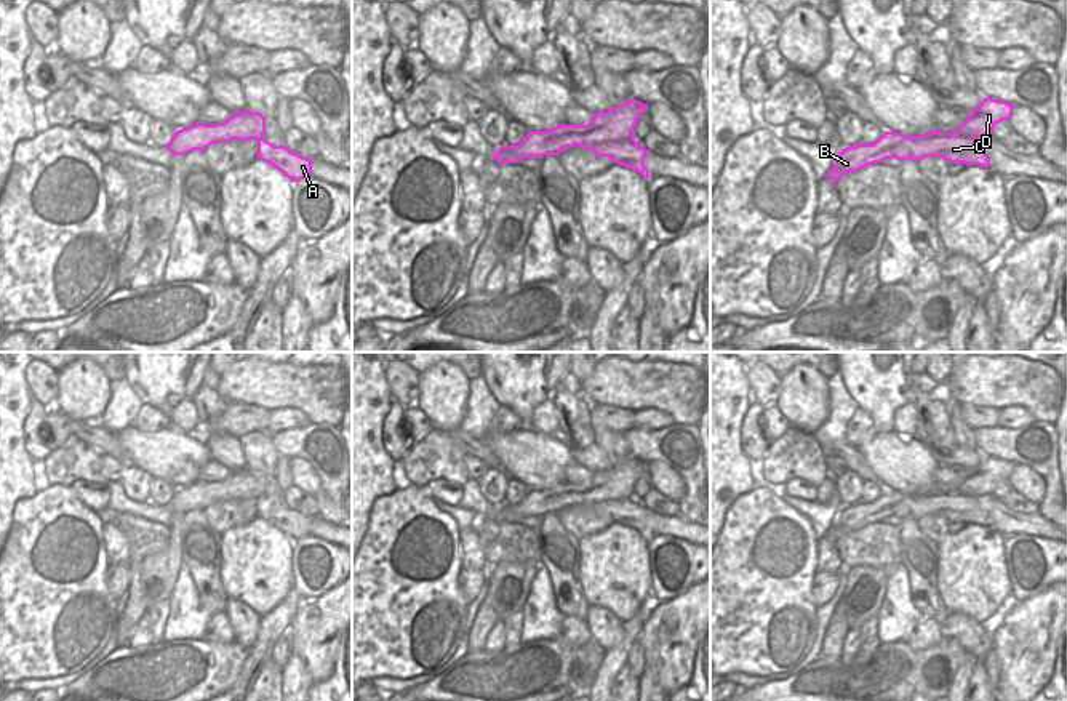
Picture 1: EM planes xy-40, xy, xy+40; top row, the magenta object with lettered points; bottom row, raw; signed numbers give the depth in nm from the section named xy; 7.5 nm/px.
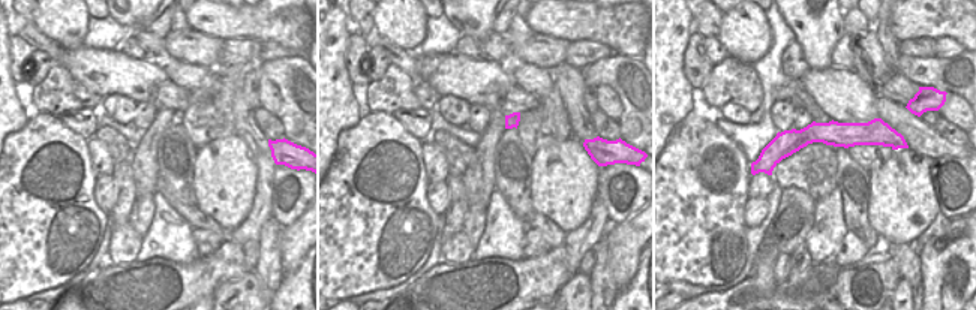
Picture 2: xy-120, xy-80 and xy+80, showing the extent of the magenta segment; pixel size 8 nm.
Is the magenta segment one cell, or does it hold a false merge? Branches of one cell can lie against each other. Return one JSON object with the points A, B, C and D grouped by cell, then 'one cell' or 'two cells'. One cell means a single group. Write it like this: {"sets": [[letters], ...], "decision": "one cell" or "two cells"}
{"sets": [["A", "C"], ["B", "D"]], "decision": "two cells"}

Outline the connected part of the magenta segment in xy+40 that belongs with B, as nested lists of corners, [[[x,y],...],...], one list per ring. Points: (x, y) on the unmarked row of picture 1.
[[[984,456],[982,461],[969,471],[965,482],[953,491],[929,490],[921,495],[905,495],[902,491],[885,490],[873,503],[857,503],[841,507],[835,519],[835,525],[827,530],[827,536],[835,543],[843,533],[859,530],[873,522],[883,522],[886,517],[896,515],[897,504],[909,498],[931,501],[952,495],[992,495],[997,482],[1011,477],[1013,467],[1014,463],[1006,459]]]

